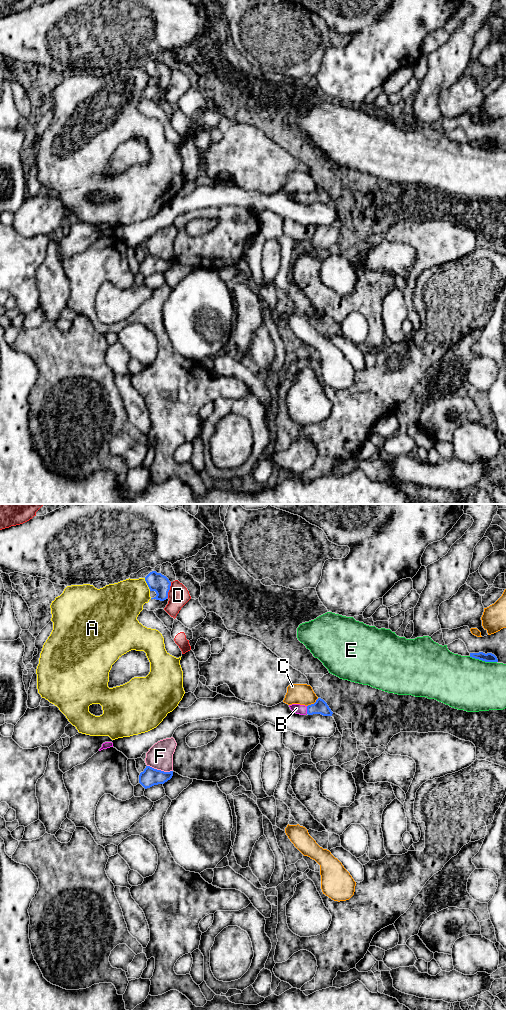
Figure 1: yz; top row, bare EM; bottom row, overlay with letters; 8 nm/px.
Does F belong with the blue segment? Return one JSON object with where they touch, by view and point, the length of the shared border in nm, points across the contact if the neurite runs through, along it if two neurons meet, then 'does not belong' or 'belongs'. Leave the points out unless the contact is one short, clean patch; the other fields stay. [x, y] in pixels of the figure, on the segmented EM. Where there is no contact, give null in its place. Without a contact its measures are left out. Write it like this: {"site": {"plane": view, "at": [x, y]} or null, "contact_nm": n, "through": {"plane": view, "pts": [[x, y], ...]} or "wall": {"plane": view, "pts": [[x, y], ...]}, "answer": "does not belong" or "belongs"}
{"site": {"plane": "yz", "at": [160, 770]}, "contact_nm": 220, "wall": {"plane": "yz", "pts": [[147, 765], [164, 771], [172, 771]]}, "answer": "does not belong"}

